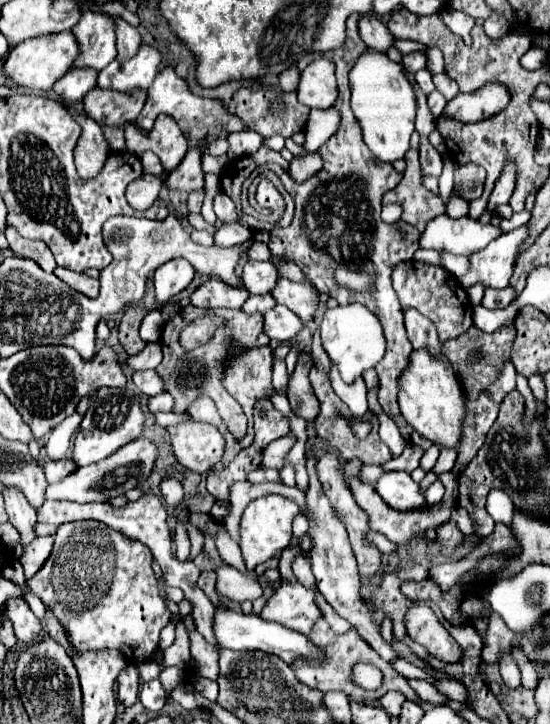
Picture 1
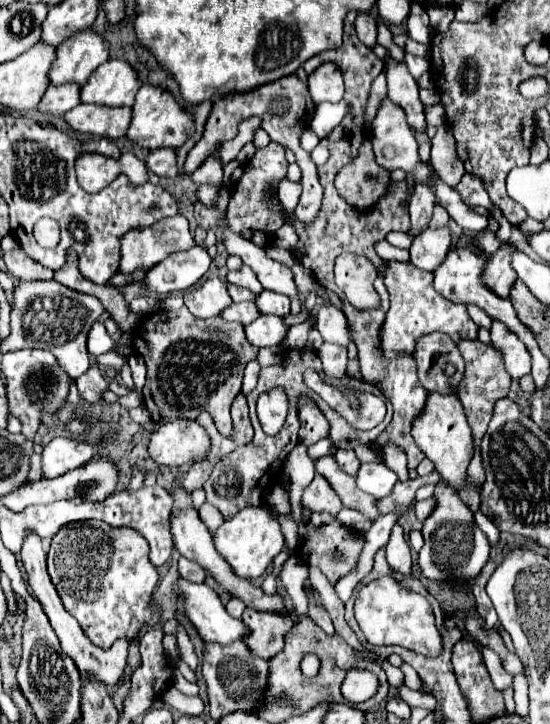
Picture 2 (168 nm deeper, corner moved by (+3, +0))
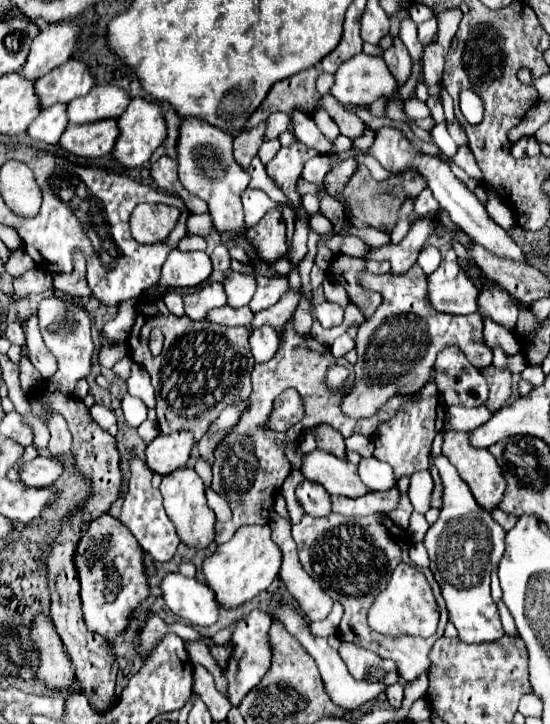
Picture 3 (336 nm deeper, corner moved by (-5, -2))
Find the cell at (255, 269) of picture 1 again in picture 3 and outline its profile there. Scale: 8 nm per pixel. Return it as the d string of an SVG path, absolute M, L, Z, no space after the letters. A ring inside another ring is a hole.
M228 272L224 278L224 288L228 294L228 304L232 308L246 306L256 292L256 276L254 274L242 274L242 272Z

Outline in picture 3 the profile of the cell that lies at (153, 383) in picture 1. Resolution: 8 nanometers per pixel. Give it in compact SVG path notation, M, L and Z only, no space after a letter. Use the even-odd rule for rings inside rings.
M118 342L118 344L114 344L114 346L104 346L104 348L100 348L100 354L98 354L98 358L100 358L100 364L104 366L104 368L112 368L116 362L120 362L124 356L128 356L128 346L126 346L126 342Z

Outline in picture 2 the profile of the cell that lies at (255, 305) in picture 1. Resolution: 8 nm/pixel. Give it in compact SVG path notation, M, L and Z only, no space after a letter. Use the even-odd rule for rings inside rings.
M240 302L240 304L230 304L228 308L224 308L220 316L228 322L240 322L242 326L246 326L254 322L254 318L258 318L260 314L254 302Z

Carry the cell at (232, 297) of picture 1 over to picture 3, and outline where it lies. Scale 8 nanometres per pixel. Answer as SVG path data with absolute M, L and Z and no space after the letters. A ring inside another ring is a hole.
M210 282L198 292L184 294L184 306L186 306L186 314L192 320L200 322L208 316L210 310L226 306L226 290L222 288L220 282Z

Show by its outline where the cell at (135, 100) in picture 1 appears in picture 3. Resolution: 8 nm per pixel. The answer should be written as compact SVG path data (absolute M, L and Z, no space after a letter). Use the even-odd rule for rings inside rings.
M98 120L98 124L70 124L60 138L62 148L74 152L84 158L98 158L108 154L114 148L114 140L118 138L118 128L114 128L114 120Z

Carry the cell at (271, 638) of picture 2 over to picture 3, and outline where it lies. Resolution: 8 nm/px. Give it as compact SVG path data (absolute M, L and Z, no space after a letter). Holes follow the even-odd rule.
M252 610L248 616L242 618L242 622L236 626L232 634L234 642L234 656L228 662L228 672L224 674L228 678L228 698L234 706L240 704L240 700L262 680L262 676L268 672L272 664L272 648L268 630L272 626L272 618L262 610Z

